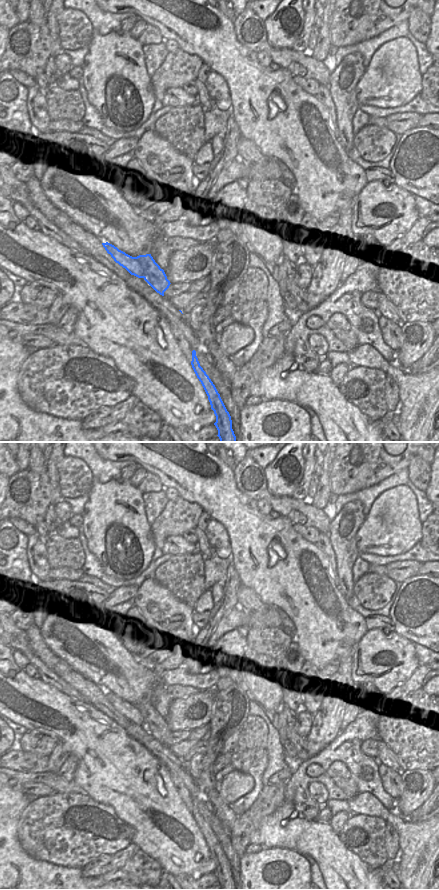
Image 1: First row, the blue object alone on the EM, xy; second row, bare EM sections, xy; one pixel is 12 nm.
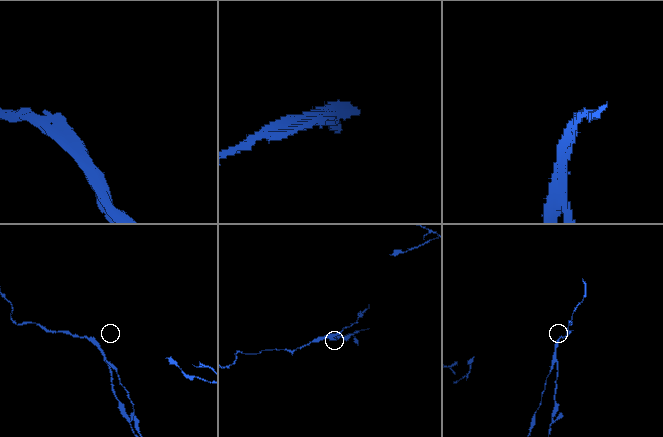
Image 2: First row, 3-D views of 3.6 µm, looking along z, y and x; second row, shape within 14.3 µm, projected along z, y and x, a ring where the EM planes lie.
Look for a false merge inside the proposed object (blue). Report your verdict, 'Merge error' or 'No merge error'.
Merge error.

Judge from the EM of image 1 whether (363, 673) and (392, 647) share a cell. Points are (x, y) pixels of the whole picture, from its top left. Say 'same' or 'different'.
same

